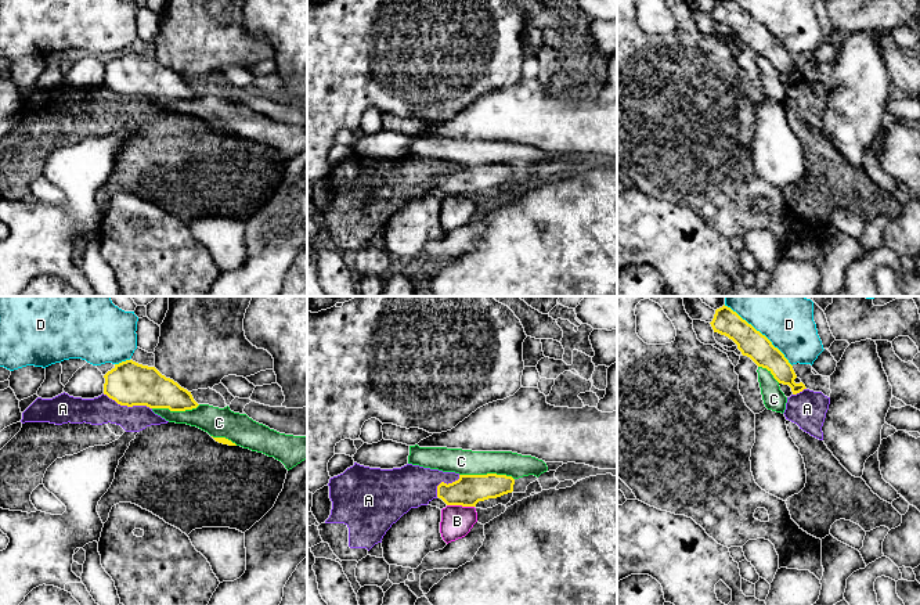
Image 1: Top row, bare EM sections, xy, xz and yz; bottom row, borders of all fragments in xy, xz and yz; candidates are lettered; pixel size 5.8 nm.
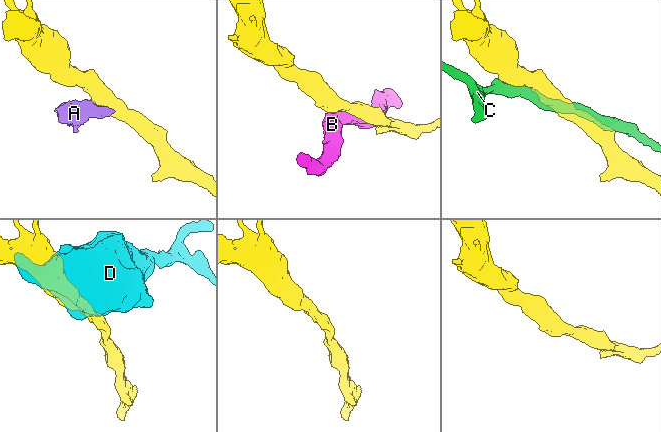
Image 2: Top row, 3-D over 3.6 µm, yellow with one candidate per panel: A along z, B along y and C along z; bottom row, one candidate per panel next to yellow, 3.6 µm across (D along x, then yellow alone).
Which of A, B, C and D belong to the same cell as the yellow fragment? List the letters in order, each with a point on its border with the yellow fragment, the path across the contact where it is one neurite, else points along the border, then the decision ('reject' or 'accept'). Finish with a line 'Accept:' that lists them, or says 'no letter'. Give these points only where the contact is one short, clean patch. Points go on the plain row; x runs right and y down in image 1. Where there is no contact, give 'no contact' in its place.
A: meets yellow in xy at (127, 96); border along xy (103, 83), (121, 94), (148, 96), (151, 98); reject
B: meets yellow in xz at (461, 194); reject
C: meets yellow in xz at (487, 164); reject
D: meets yellow in yz at (764, 25); reject
Accept: no letter

